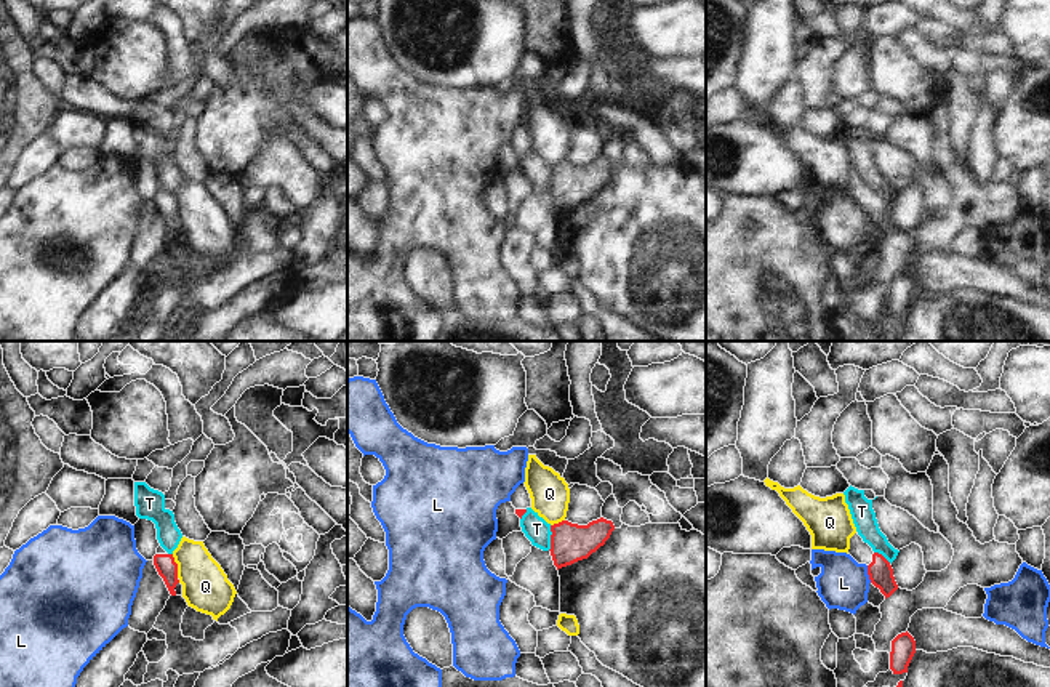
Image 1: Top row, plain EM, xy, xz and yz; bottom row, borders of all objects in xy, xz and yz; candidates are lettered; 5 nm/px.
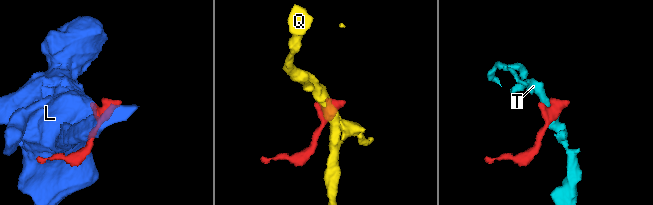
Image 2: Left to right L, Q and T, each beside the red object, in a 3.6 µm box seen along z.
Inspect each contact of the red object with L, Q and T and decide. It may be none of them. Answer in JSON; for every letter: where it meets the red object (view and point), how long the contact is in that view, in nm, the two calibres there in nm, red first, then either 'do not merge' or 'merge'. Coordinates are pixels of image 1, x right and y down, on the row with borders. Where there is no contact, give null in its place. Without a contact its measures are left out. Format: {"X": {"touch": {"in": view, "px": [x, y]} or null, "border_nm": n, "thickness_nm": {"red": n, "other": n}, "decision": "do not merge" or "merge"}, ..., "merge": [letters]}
{"L": {"touch": {"in": "yz", "px": [868, 574]}, "border_nm": 90, "thickness_nm": {"red": 130, "other": 260}, "decision": "do not merge"}, "Q": {"touch": {"in": "xy", "px": [176, 566]}, "border_nm": 120, "thickness_nm": {"red": 100, "other": 240}, "decision": "do not merge"}, "T": {"touch": {"in": "xz", "px": [551, 538]}, "border_nm": 130, "thickness_nm": {"red": 190, "other": 120}, "decision": "do not merge"}, "merge": []}

